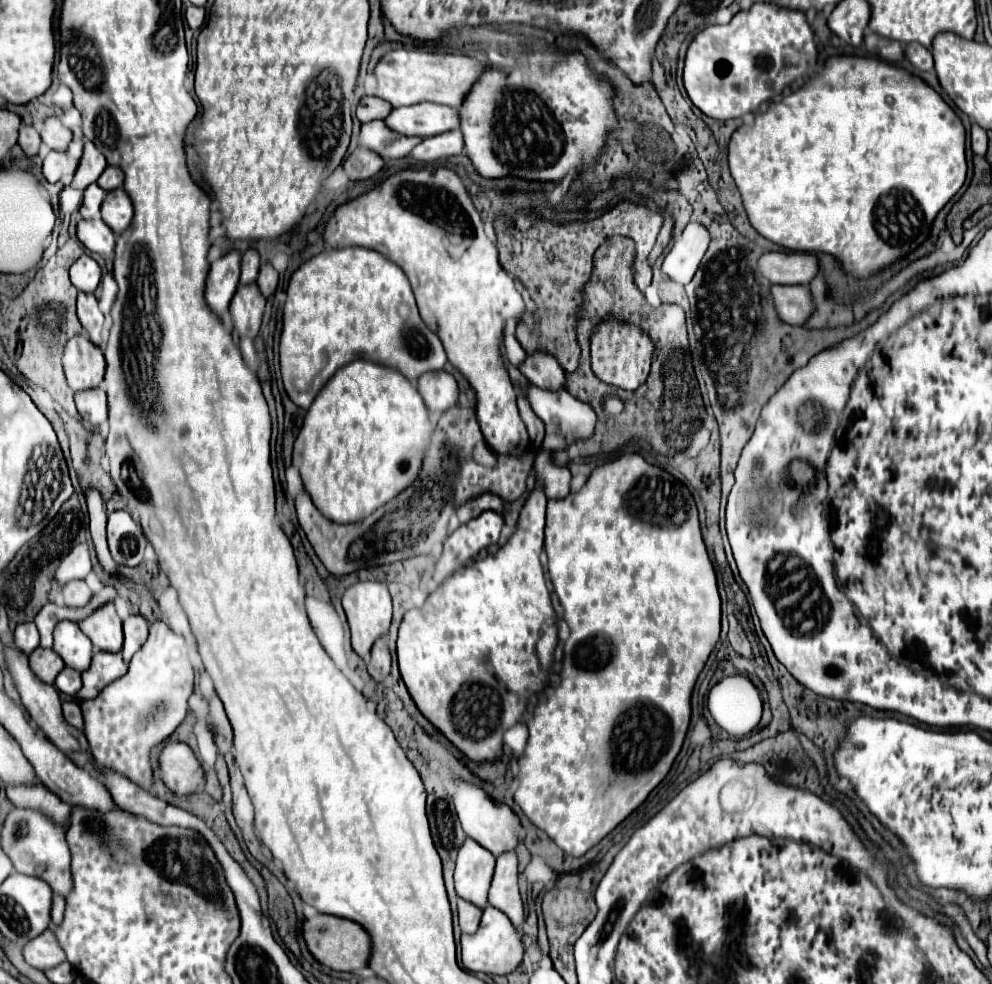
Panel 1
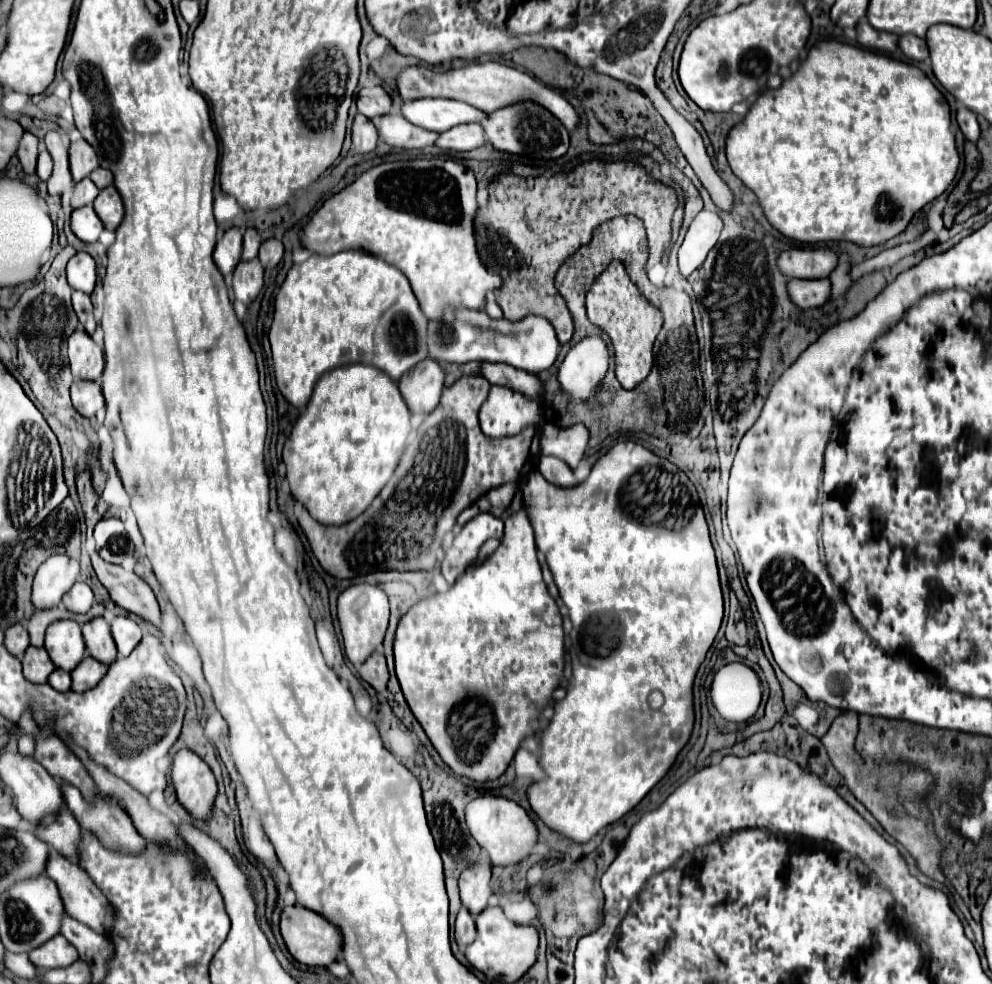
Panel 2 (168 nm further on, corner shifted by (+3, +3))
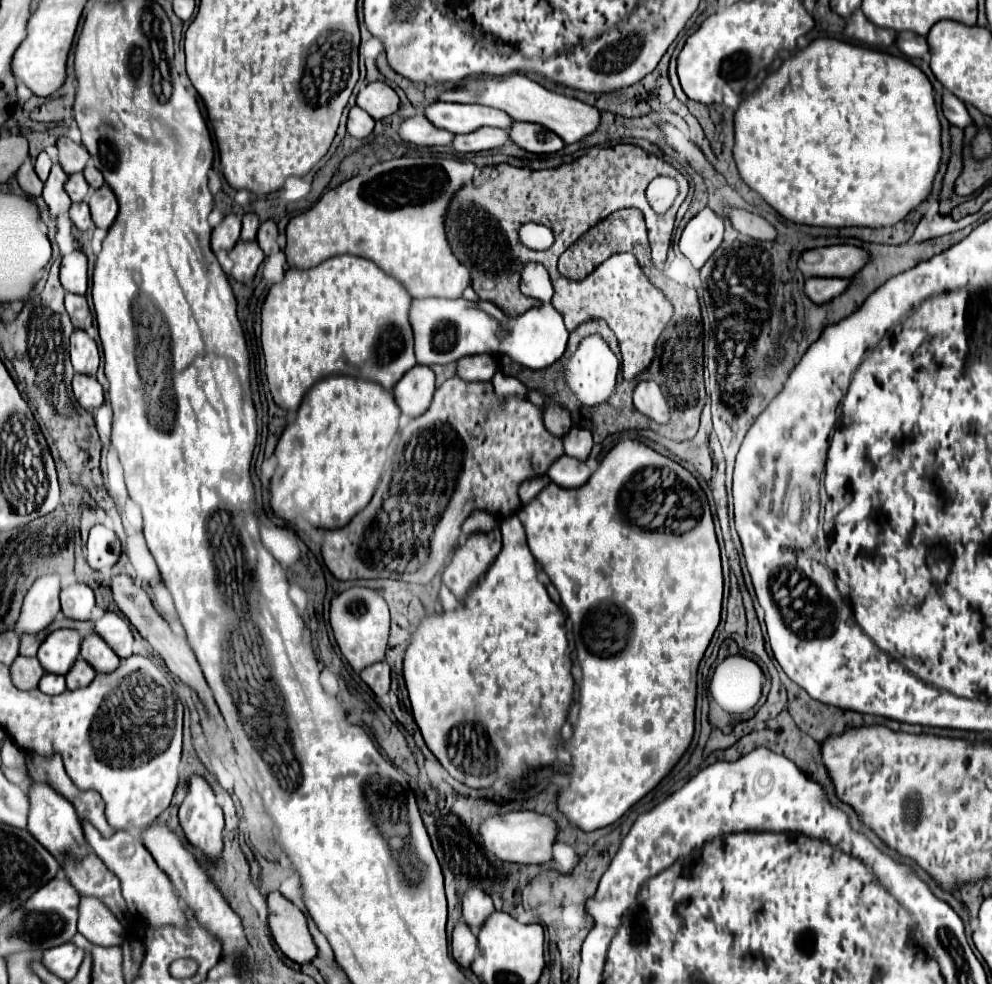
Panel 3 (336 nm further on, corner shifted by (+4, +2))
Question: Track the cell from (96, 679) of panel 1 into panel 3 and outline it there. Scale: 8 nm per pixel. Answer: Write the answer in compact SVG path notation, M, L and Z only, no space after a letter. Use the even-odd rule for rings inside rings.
M79 657L75 661L75 665L69 669L69 673L65 675L67 689L73 691L73 689L79 689L79 687L85 687L85 685L89 685L93 681L93 677L95 677L95 669L87 661L83 661Z

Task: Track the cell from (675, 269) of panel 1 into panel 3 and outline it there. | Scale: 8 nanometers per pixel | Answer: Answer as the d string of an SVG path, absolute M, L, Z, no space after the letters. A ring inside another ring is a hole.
M709 207L699 211L687 223L679 241L679 249L695 269L701 269L701 265L717 251L723 241L723 229L723 217L719 217Z

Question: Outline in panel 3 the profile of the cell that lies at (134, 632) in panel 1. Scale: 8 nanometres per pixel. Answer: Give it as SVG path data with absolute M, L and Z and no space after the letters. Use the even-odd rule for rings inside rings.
M107 611L101 619L95 621L95 633L121 657L129 657L133 653L133 635L129 623L117 613Z

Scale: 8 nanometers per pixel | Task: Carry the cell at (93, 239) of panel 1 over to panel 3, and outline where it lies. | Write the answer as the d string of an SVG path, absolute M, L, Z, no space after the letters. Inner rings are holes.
M73 203L71 209L69 209L69 217L75 223L75 227L81 229L81 231L85 231L85 229L89 229L93 225L87 203Z

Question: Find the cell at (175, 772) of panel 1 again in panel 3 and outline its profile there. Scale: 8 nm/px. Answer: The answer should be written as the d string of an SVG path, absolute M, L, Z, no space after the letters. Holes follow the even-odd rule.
M191 775L187 797L179 807L179 821L181 821L181 829L187 837L187 841L193 847L201 849L203 855L207 857L207 861L217 863L217 859L223 853L223 835L221 835L223 833L223 811L215 801L215 793L207 785L207 781L199 775Z

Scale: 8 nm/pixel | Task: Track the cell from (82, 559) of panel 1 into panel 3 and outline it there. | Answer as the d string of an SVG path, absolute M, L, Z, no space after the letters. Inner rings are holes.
M57 575L39 577L39 581L35 581L35 585L27 591L15 631L35 635L47 629L59 613L59 589Z

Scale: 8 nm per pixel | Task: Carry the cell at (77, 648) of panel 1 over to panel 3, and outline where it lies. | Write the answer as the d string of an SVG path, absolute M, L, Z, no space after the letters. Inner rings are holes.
M59 629L47 635L37 651L37 659L47 673L65 675L79 655L79 635L73 629Z

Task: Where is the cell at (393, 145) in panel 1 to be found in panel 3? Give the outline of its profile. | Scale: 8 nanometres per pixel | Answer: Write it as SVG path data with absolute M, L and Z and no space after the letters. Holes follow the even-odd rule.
M417 113L415 117L401 123L399 135L403 141L409 141L413 145L449 145L455 137L455 133L435 127L421 113Z

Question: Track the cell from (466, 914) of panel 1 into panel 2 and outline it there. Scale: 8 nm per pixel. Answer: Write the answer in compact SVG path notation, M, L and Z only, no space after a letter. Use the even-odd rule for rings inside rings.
M462 906L454 924L454 936L456 936L456 944L460 950L466 948L466 944L470 944L476 938L476 926L474 926L474 916Z

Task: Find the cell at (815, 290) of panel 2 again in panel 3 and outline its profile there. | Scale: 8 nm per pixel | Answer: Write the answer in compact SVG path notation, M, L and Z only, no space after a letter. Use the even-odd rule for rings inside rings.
M813 277L813 279L807 279L805 293L811 297L813 303L827 303L827 301L839 297L847 289L849 283L851 283L851 279Z

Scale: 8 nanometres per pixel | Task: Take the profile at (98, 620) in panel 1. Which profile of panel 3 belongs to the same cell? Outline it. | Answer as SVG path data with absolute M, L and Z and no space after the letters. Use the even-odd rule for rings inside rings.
M93 633L91 637L87 637L81 645L81 657L91 663L91 667L97 673L111 673L119 667L119 657L115 655L115 651L111 647L107 647L107 643Z

